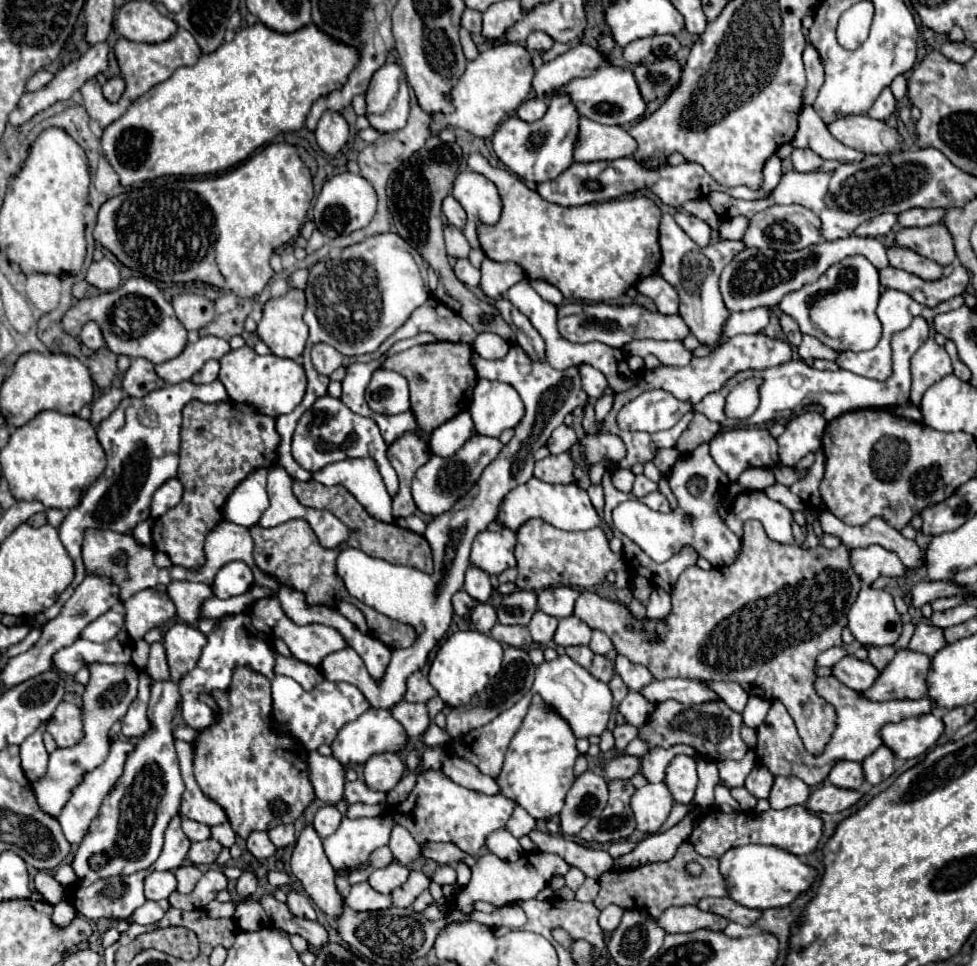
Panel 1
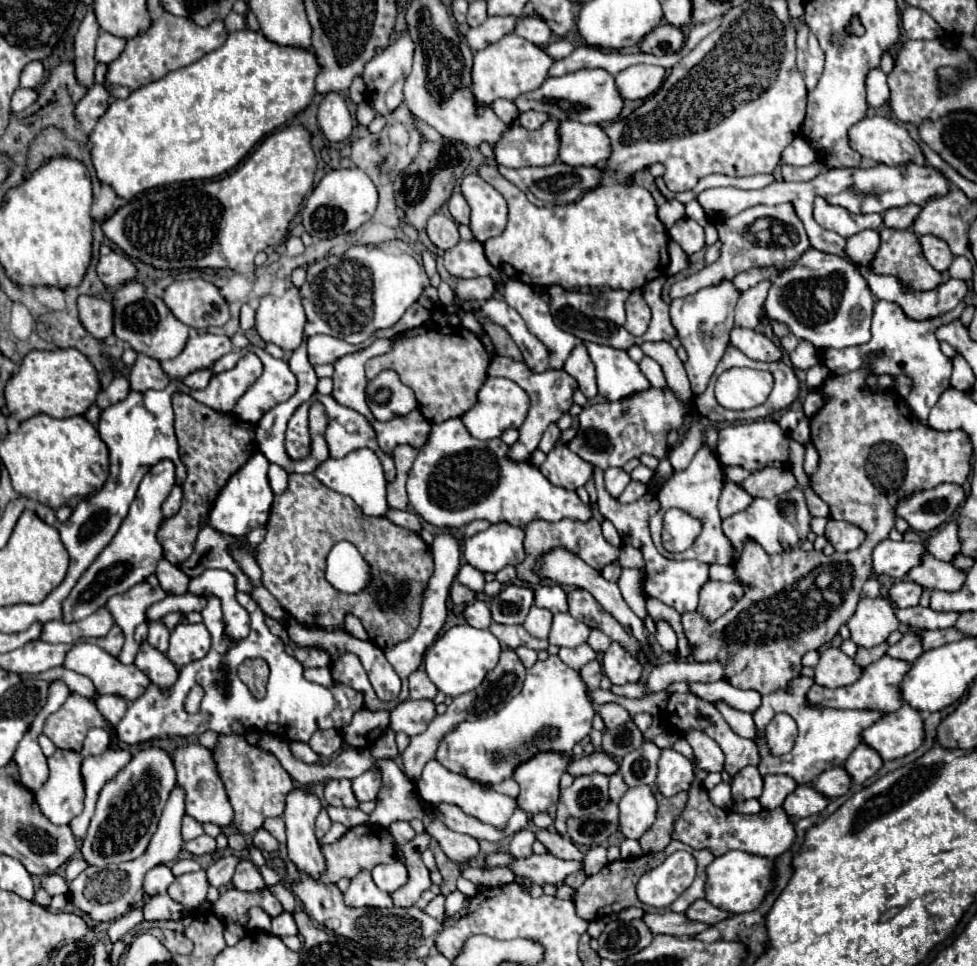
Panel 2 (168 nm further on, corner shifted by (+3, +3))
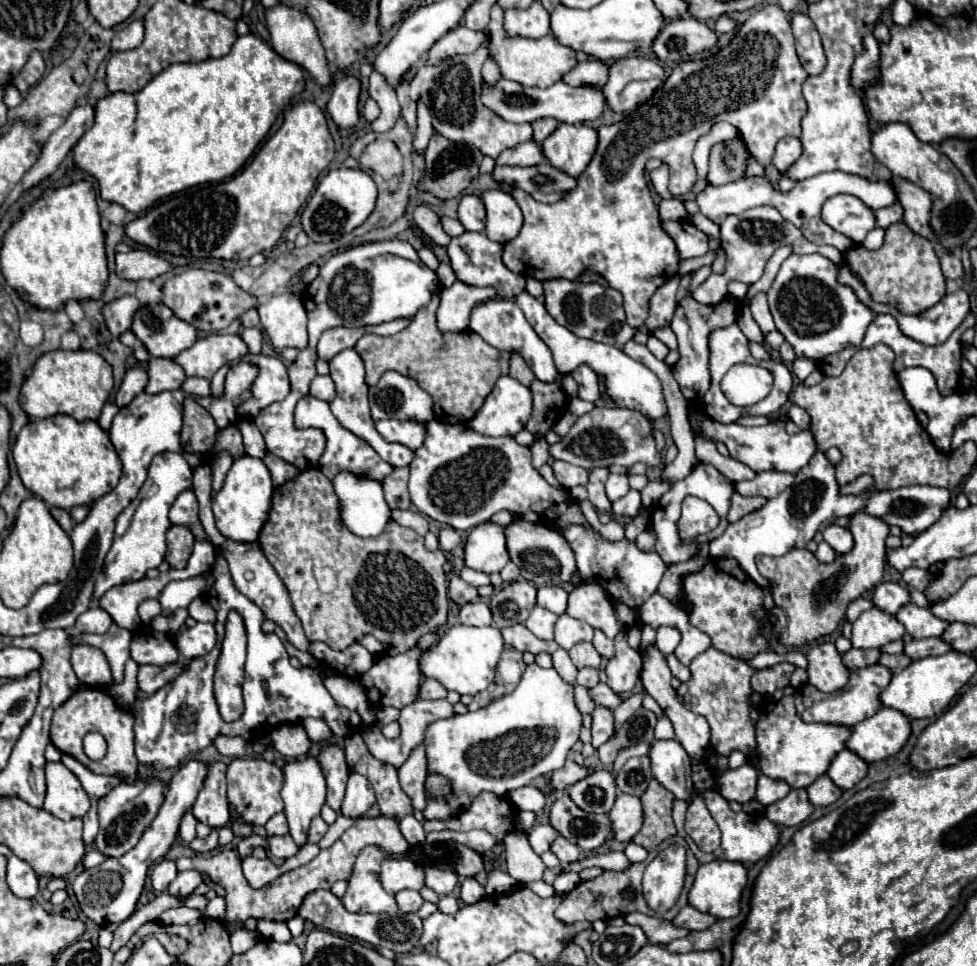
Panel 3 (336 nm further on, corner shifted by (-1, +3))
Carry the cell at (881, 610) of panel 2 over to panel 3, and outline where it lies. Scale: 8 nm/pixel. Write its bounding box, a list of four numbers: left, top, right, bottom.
[850,609,904,649]

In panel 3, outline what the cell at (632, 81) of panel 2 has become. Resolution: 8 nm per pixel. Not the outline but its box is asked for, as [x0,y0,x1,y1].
[602,57,666,111]

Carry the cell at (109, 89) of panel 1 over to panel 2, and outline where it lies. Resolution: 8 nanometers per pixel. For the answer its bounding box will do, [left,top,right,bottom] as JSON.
[76,83,110,121]

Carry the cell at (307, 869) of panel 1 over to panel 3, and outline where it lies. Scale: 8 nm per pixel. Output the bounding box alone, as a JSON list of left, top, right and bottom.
[280,755,326,847]

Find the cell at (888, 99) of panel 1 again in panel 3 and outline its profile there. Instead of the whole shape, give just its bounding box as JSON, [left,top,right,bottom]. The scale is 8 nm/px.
[850,33,878,89]

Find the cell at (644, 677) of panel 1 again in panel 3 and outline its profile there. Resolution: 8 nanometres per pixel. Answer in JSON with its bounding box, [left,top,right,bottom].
[606,629,642,695]

